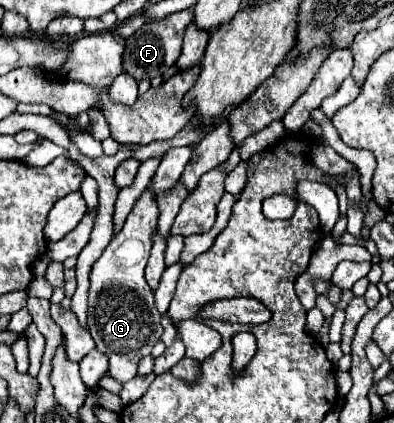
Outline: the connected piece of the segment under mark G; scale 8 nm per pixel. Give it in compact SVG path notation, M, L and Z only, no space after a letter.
M146 192L136 200L132 212L126 218L126 224L112 238L90 272L88 330L96 342L96 348L110 360L110 376L120 382L128 382L136 376L140 358L148 356L152 346L162 336L160 312L154 306L154 294L144 278L144 268L152 248L152 236L156 232L156 218L156 200Z

